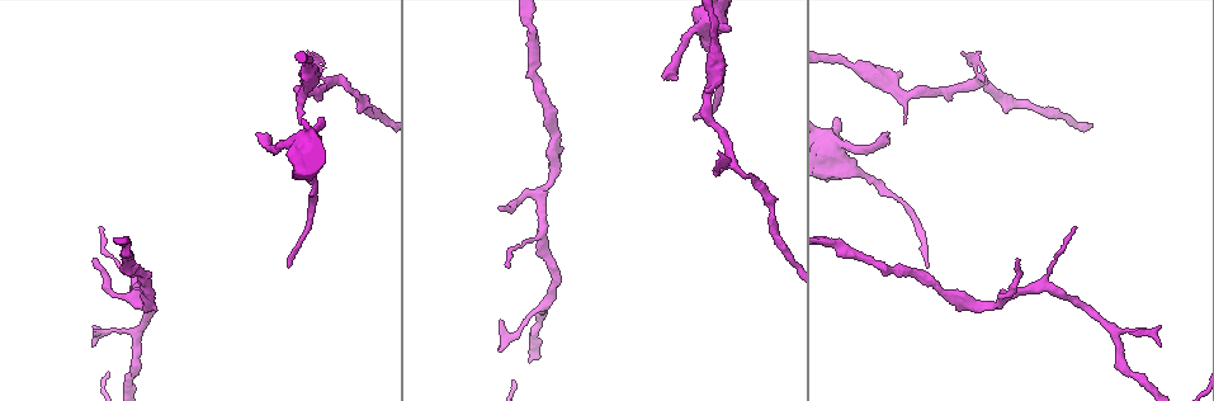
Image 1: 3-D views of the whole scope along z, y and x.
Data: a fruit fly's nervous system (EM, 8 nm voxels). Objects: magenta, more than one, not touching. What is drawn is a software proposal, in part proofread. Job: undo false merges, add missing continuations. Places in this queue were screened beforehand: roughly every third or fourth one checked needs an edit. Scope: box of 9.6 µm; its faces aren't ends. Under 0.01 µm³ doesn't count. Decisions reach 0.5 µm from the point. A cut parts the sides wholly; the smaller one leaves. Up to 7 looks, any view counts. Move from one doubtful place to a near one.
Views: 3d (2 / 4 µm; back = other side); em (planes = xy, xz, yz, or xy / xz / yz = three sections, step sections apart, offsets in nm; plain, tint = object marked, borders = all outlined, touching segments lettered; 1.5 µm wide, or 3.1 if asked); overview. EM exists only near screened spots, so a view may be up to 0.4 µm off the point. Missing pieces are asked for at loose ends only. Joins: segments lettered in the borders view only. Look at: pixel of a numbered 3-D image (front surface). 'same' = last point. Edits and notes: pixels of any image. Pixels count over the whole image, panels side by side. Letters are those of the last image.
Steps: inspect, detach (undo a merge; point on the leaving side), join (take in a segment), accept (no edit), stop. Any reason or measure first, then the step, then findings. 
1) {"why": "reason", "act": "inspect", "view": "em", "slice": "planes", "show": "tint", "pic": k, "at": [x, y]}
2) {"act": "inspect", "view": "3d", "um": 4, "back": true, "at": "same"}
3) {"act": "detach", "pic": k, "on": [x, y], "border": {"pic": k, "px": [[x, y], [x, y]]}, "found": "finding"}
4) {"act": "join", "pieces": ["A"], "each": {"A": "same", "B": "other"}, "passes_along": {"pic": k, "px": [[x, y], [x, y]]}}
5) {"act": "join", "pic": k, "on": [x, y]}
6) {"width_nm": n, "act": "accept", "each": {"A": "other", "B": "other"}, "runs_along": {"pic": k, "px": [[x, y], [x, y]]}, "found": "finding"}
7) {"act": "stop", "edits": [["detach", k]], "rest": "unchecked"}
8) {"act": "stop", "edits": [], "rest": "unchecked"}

{"why": "tapers out", "act": "inspect", "view": "3d", "um": 4, "pic": 1, "at": [102, 227]}

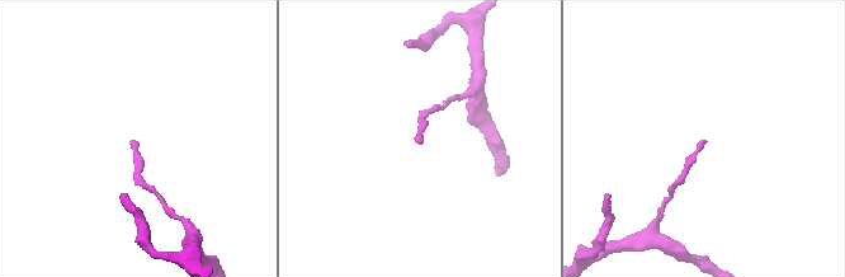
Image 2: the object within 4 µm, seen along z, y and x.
{"act": "inspect", "view": "em", "slice": "planes", "show": "borders", "pic": 2, "at": [132, 141]}

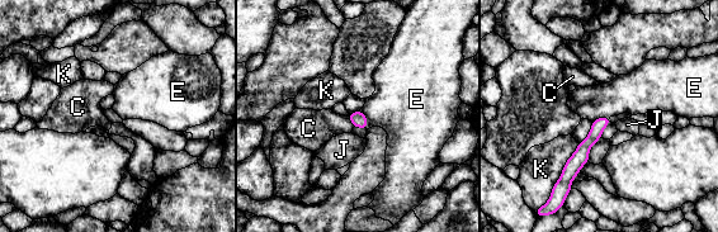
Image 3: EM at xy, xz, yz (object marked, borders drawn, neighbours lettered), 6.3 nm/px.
{"act": "accept", "each": {"C": "other", "E": "other", "J": "other", "K": "other"}, "runs_along": {"pic": 3, "px": [[607, 121], [586, 143], [563, 184]]}, "found": "none of them fits"}

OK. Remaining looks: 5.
{"why": "three arms meet", "act": "inspect", "view": "em", "slice": "xz", "step": 4, "show": "tint", "pic": 1, "at": [541, 189]}

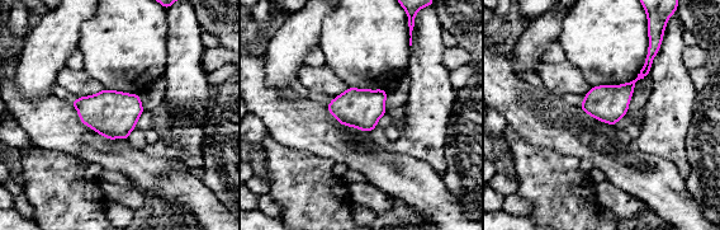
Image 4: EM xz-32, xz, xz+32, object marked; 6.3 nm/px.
{"why": "another direction", "act": "inspect", "view": "em", "slice": "planes", "show": "borders", "at": "same"}

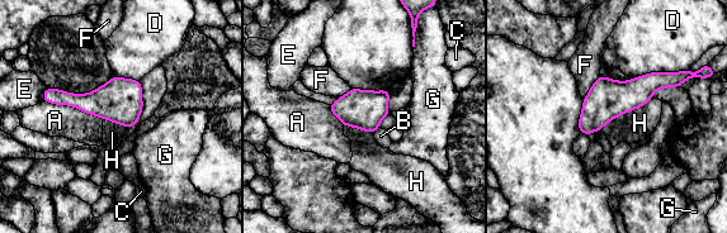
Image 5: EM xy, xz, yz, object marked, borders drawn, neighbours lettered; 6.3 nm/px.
{"act": "accept", "each": {"A": "other", "B": "other", "C": "other", "D": "other", "E": "other", "F": "other", "G": "other", "H": "other"}, "border": {"pic": 5, "px": [[600, 75], [584, 99]]}, "found": "continuous, no second neuron"}

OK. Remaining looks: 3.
{"why": "branch stops here", "act": "inspect", "view": "3d", "um": 4, "back": true, "pic": 1, "at": [318, 117]}

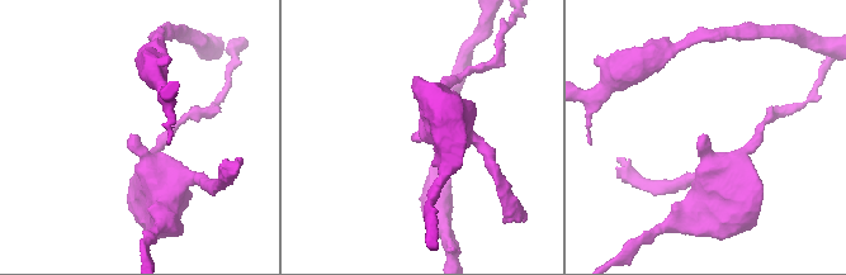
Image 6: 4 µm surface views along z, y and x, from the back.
{"act": "inspect", "view": "em", "slice": "planes", "show": "tint", "pic": 6, "at": [417, 134]}

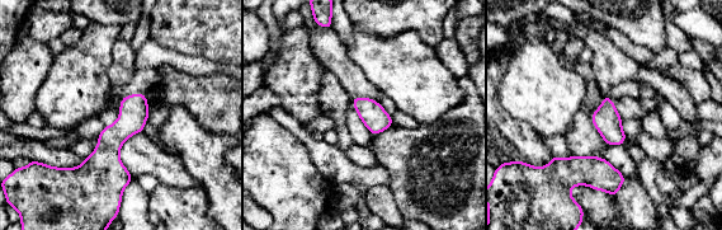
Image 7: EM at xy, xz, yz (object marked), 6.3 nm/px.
{"why": "see the neighbours", "act": "inspect", "view": "em", "slice": "planes", "show": "borders", "at": "same"}

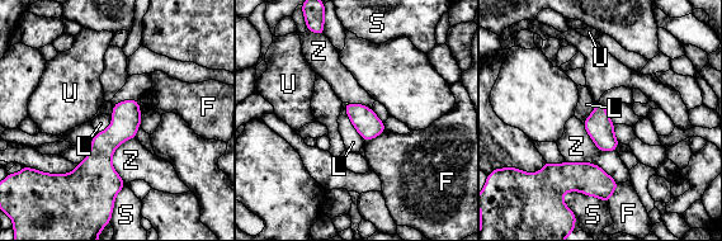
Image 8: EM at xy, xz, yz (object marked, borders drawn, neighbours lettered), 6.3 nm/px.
{"width_nm": 160, "act": "accept", "each": {"F": "other", "L": "other", "S": "other", "U": "other", "Z": "other"}, "border": {"pic": 8, "px": [[385, 130], [366, 141]]}, "found": "no lettered segment goes on from it"}

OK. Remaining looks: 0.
{"act": "stop", "edits": [], "rest": "unchecked"}

